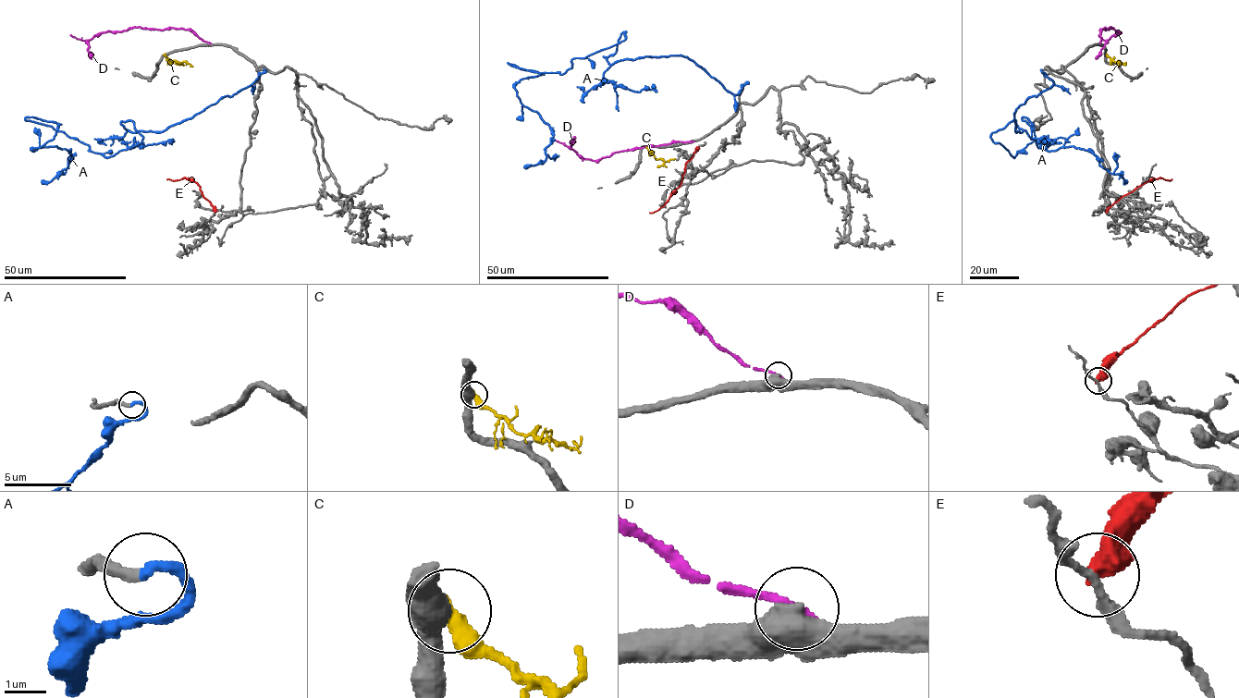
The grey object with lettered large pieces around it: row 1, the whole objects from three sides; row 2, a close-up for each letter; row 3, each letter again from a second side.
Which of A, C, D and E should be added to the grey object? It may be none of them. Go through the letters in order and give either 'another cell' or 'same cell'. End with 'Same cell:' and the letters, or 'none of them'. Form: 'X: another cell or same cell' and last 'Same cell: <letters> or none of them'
A: same cell
C: another cell
D: another cell
E: another cell
Same cell: A

